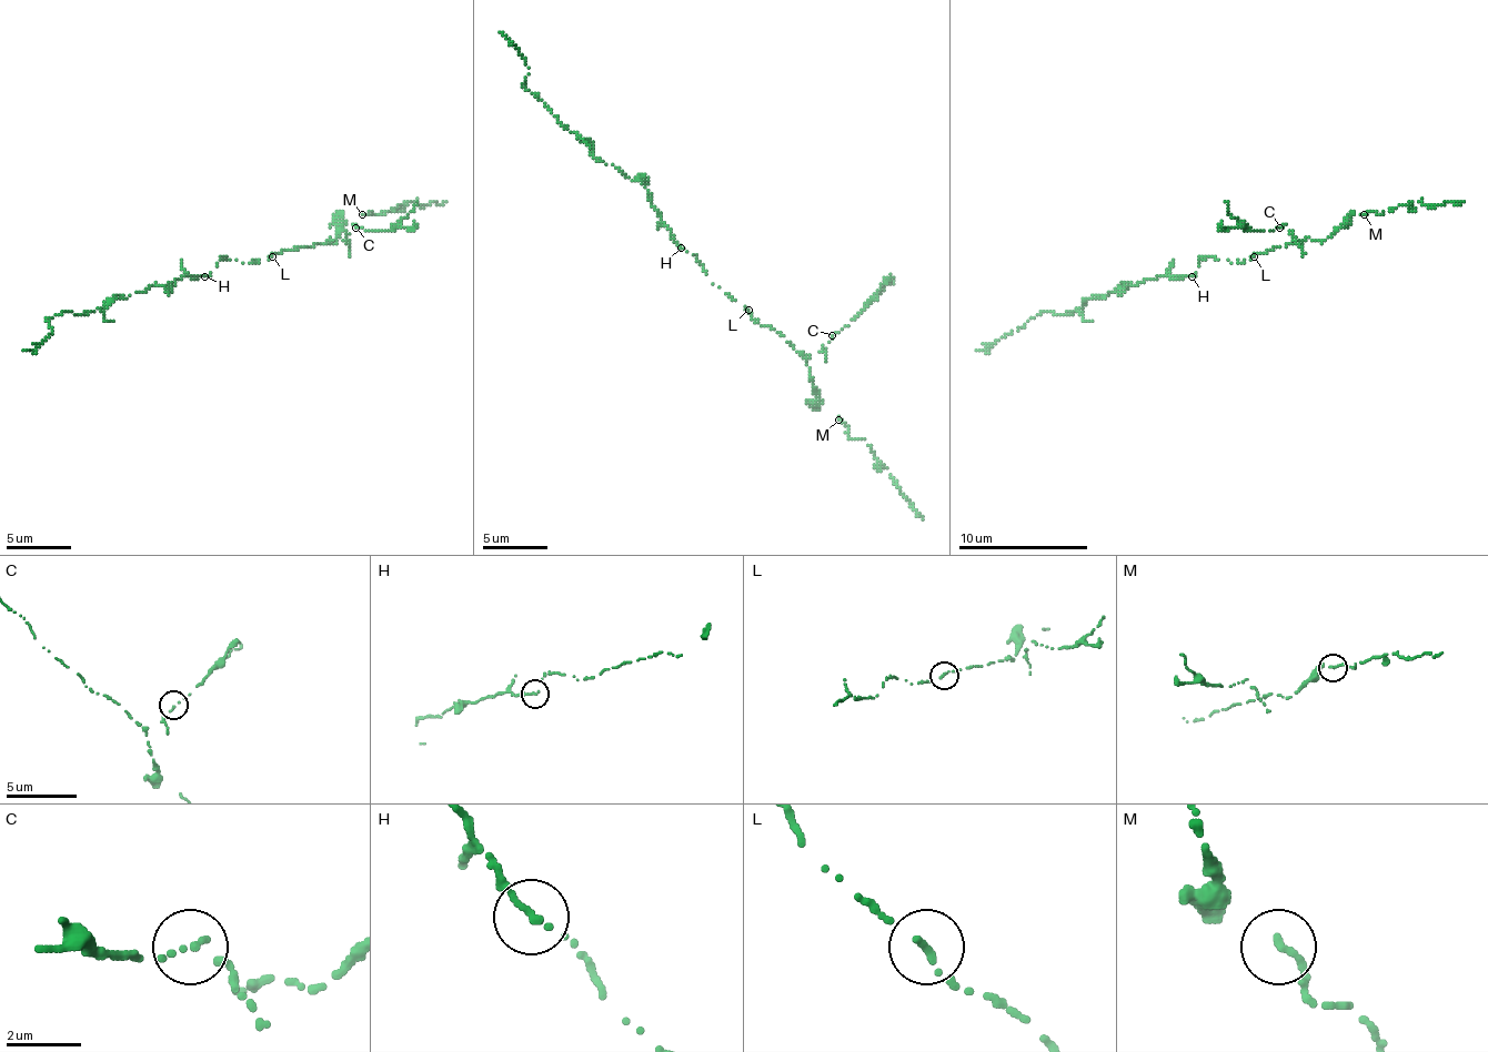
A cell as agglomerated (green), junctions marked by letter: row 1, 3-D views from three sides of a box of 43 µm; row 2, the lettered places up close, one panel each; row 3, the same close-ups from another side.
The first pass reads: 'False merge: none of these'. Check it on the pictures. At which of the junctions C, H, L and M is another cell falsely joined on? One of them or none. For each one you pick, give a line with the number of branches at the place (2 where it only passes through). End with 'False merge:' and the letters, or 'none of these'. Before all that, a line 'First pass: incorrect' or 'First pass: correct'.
First pass: correct
False merge: none of these

